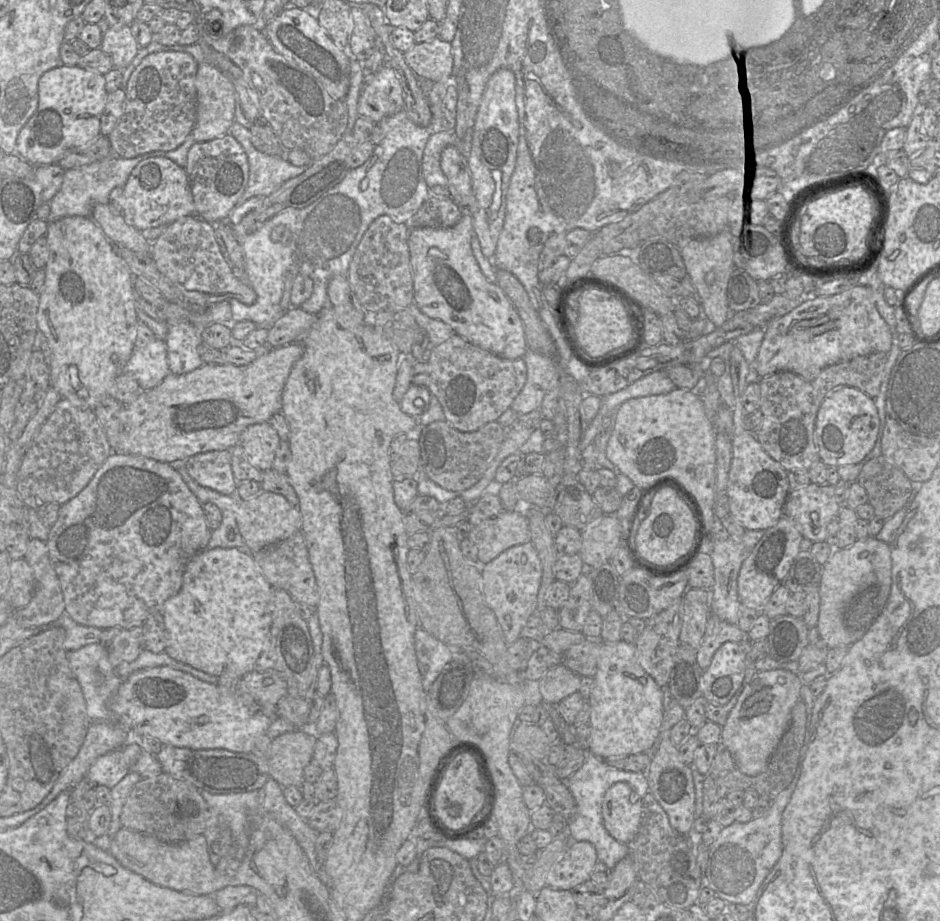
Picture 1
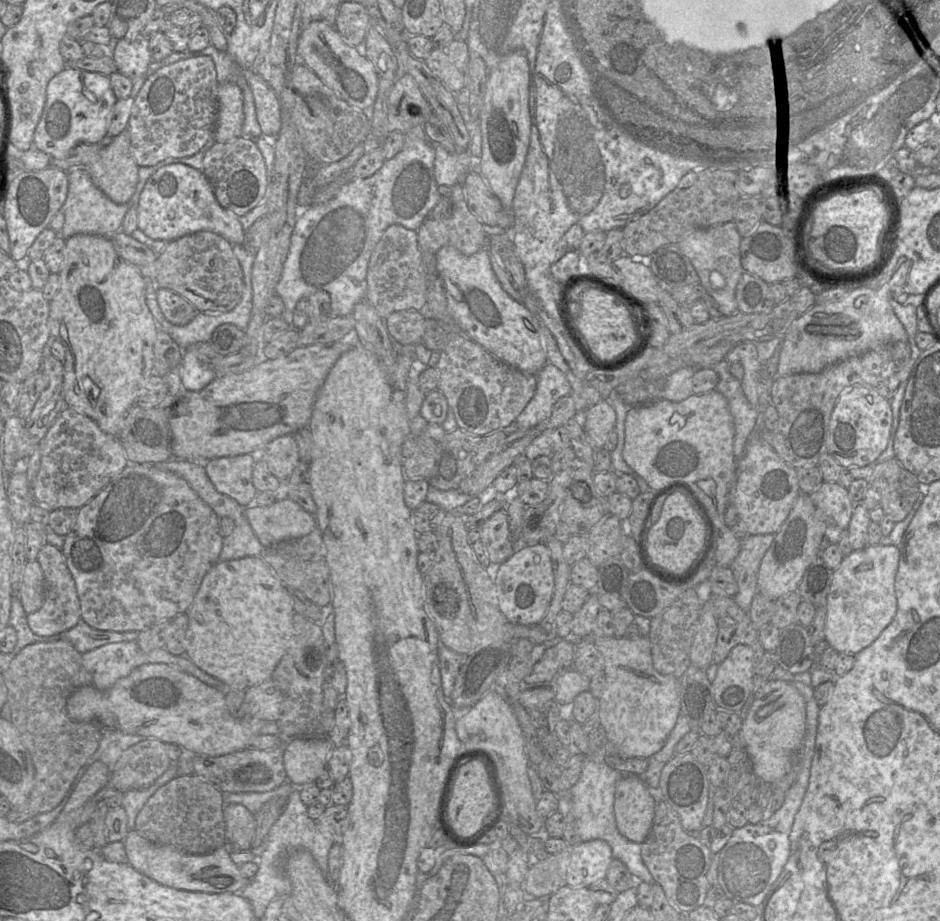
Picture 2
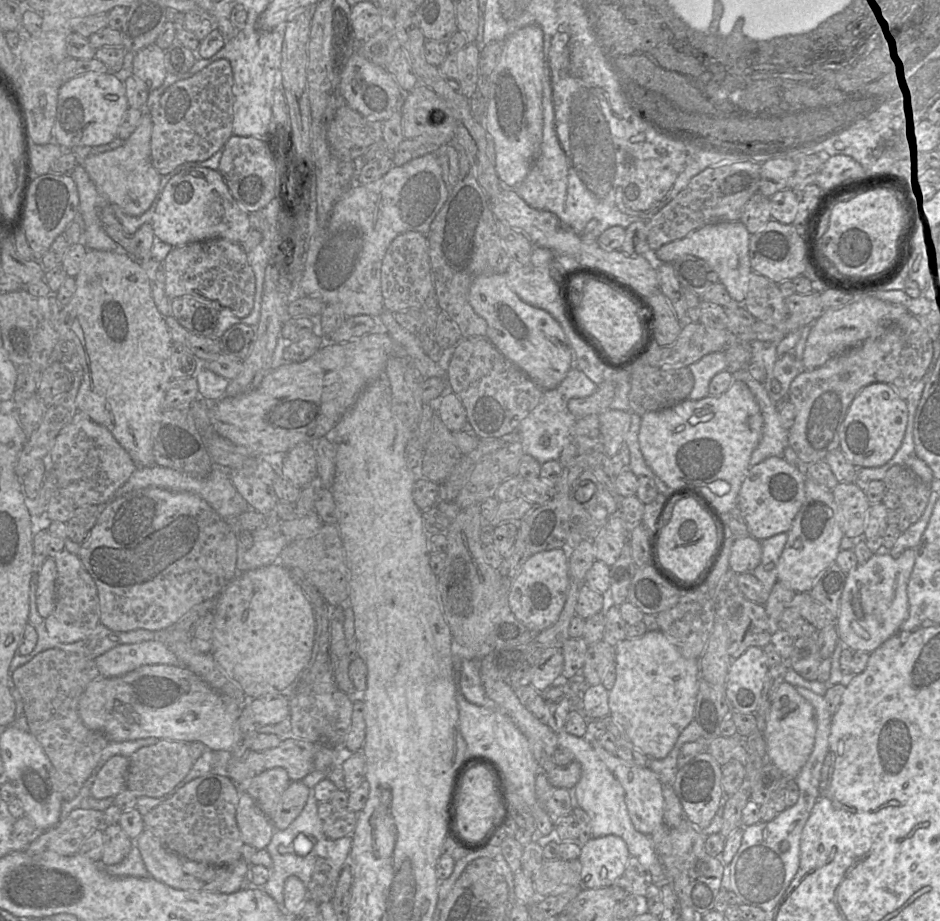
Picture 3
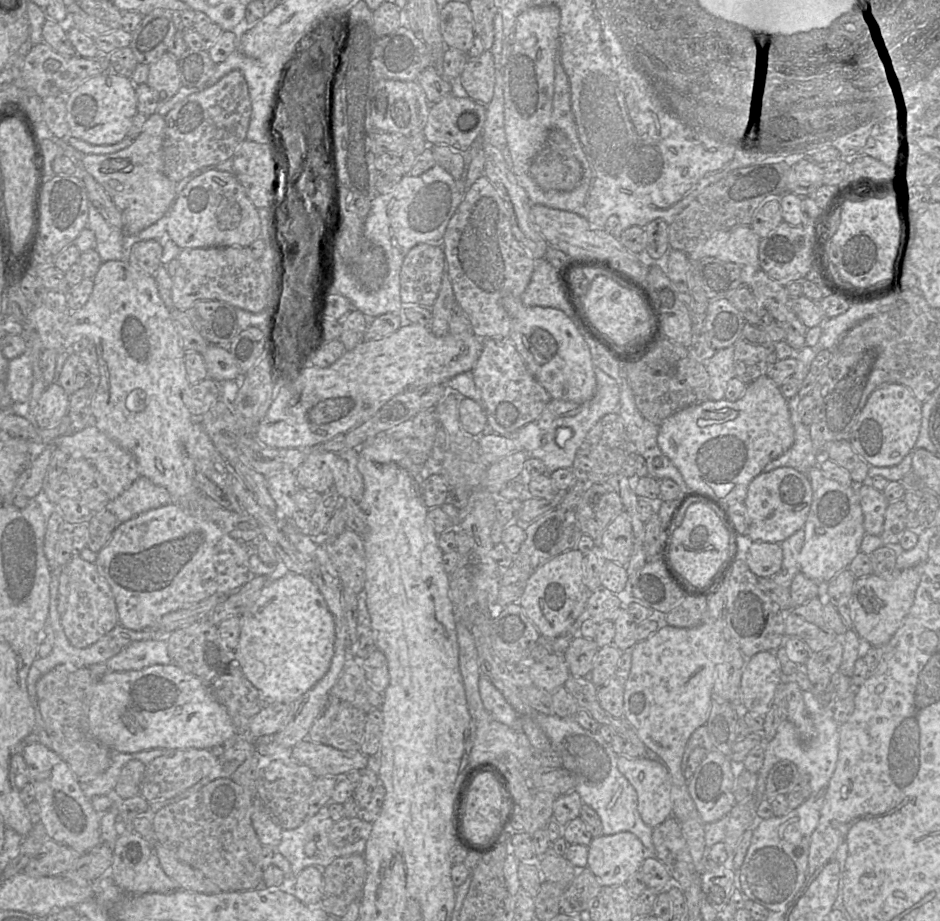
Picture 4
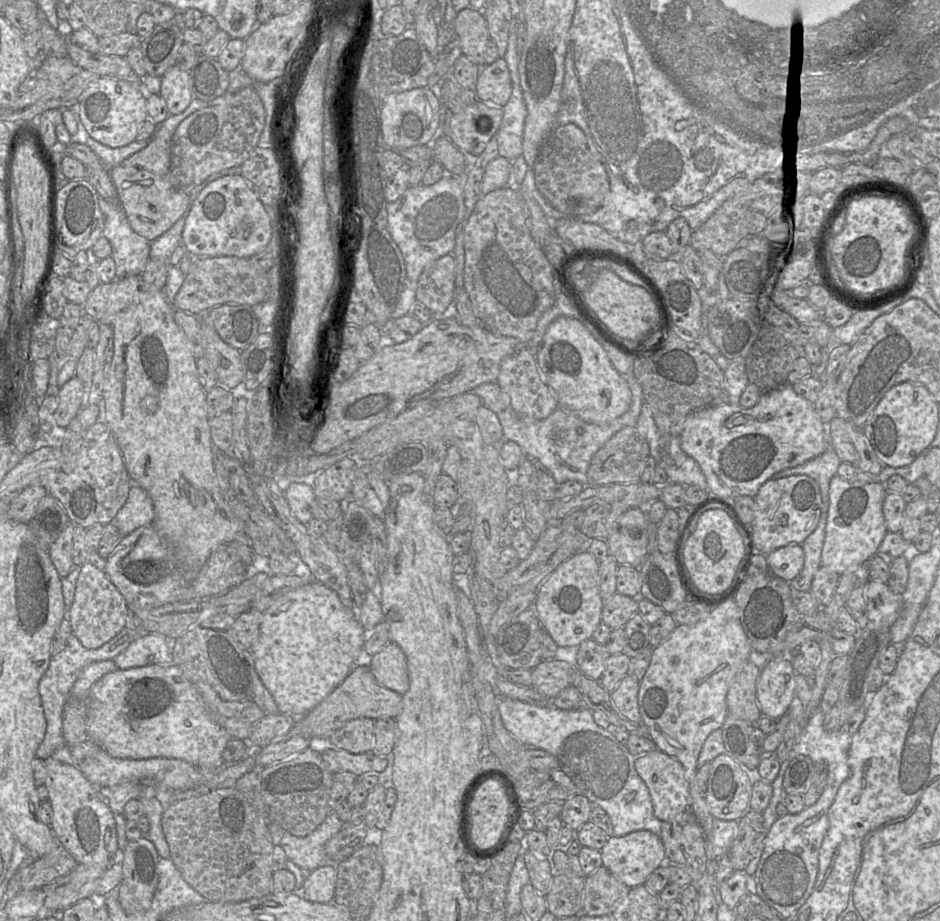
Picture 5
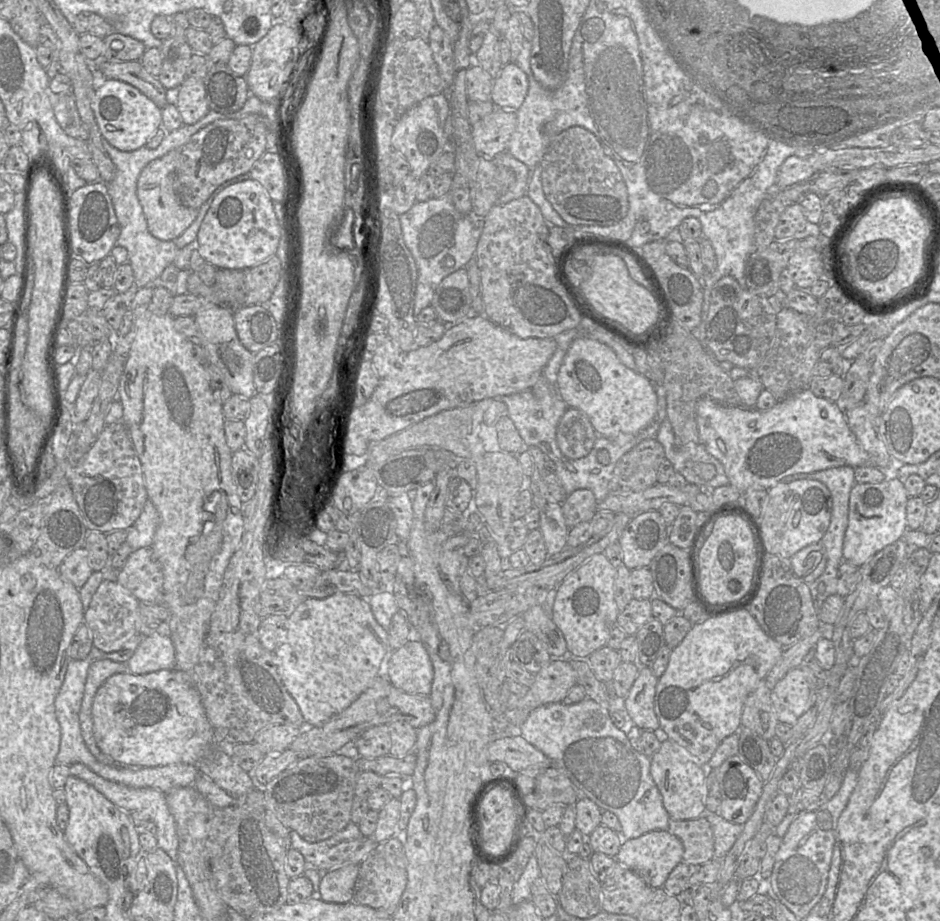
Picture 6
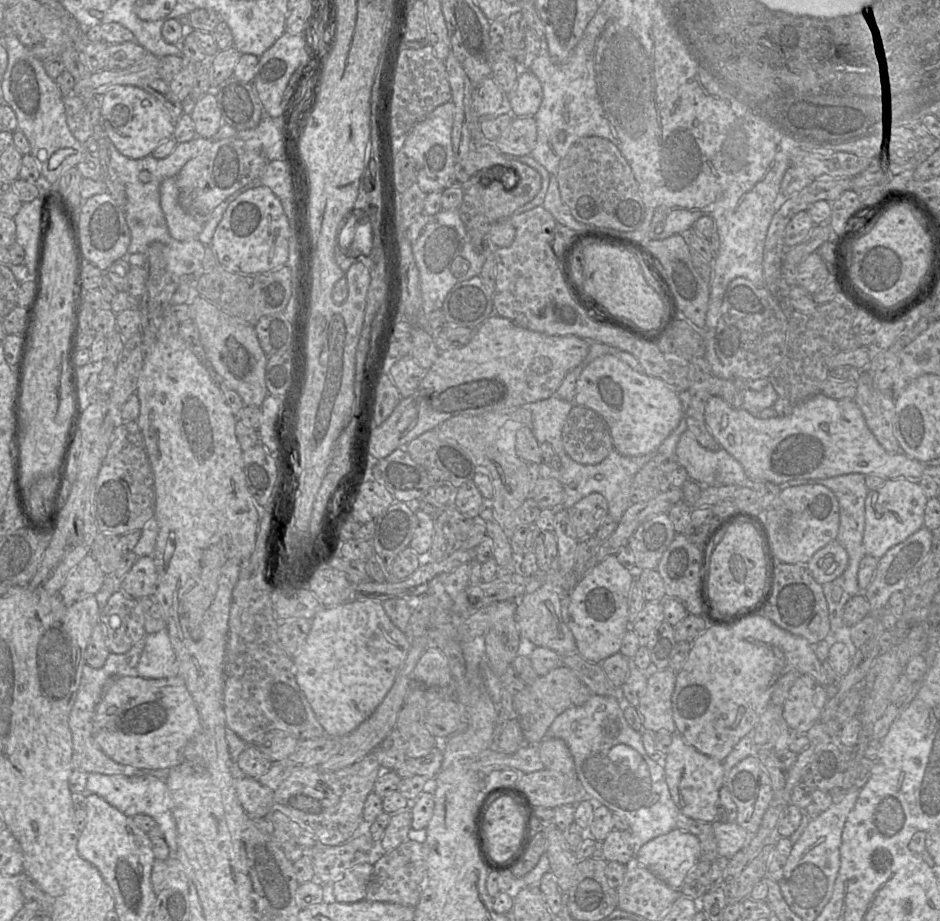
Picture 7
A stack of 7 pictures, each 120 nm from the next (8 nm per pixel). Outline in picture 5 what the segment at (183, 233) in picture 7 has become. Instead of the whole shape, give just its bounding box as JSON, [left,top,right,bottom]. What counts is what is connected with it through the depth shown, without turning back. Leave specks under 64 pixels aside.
[109,127,191,241]

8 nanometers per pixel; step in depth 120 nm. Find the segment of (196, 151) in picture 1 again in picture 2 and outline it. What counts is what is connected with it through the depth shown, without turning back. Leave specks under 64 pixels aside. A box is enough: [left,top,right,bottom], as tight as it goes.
[202,136,269,217]

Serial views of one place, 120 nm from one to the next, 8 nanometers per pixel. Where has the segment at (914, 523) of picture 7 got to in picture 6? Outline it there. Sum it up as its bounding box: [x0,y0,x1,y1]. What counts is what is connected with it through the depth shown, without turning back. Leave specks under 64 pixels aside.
[843,479,909,566]

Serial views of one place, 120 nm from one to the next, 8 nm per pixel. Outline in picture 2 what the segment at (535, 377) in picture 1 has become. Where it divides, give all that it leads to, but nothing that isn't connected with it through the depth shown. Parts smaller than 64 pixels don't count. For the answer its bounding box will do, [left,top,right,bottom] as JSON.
[516,363,572,429]

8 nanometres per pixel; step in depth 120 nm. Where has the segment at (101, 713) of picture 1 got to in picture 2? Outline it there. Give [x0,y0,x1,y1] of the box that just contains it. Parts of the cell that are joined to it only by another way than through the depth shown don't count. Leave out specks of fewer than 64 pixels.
[82,641,227,691]

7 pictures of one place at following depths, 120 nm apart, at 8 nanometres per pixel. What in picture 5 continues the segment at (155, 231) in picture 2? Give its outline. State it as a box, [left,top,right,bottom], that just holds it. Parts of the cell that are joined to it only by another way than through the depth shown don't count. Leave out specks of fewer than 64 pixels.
[181,175,271,259]

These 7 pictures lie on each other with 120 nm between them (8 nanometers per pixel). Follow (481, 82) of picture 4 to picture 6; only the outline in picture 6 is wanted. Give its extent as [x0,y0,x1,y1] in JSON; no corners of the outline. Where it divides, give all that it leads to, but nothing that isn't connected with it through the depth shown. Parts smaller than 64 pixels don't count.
[490,62,529,111]

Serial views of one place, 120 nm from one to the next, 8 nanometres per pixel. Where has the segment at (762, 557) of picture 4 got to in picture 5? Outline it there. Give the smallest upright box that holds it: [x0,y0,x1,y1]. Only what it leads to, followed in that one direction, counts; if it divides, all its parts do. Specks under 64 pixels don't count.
[765,544,805,581]

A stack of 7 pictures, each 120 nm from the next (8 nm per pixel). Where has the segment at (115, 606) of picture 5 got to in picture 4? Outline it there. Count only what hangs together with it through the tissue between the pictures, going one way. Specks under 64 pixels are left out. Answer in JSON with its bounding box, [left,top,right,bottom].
[61,555,119,648]

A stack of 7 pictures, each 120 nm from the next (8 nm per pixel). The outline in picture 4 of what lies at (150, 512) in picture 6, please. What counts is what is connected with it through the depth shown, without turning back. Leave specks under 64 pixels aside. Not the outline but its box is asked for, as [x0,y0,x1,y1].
[106,476,171,525]

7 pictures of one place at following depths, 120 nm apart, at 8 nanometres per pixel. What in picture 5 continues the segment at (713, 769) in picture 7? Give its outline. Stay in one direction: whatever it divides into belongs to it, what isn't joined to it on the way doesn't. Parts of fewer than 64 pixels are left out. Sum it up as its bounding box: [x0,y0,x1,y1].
[635,750,691,822]

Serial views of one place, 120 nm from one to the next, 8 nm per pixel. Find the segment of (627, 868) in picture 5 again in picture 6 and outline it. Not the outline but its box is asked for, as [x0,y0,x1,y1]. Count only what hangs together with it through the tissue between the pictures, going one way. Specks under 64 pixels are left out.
[616,830,682,888]

